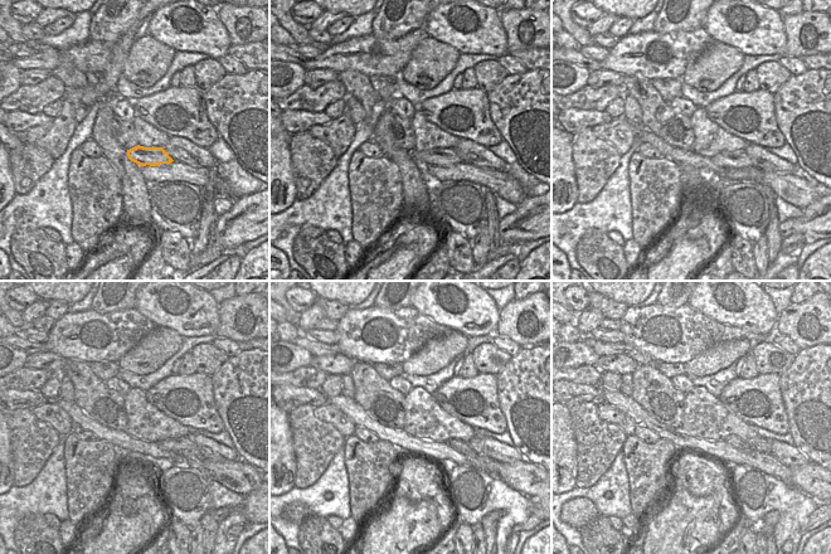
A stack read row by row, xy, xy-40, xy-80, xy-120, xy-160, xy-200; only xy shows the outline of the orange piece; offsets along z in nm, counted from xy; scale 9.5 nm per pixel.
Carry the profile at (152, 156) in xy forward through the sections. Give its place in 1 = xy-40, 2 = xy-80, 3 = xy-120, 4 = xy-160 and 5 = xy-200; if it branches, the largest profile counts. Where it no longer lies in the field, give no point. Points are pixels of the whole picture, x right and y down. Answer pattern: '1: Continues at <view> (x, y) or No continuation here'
1: Continues at xy-40 (443, 158)
2: Continues at xy-80 (737, 159)
3: Continues at xy-120 (183, 443)
4: Continues at xy-160 (476, 442)
5: Continues at xy-200 (764, 446).

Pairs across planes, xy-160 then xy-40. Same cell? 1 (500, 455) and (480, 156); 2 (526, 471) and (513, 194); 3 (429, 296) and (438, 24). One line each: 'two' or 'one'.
1: one
2: one
3: one

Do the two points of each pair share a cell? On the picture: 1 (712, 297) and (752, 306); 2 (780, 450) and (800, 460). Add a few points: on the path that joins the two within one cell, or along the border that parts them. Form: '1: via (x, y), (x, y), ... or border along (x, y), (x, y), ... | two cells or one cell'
1: via (720, 307), (730, 312), (742, 312) | one cell
2: via (785, 453), (795, 456) | one cell

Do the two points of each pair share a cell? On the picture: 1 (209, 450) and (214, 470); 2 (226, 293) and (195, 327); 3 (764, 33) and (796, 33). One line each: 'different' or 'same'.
1: different
2: different
3: different

